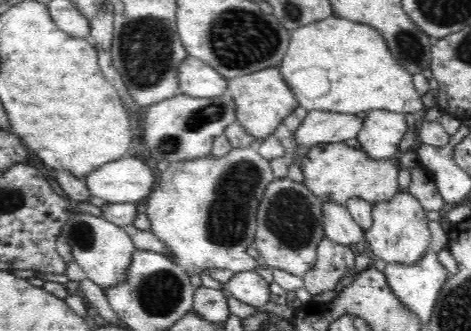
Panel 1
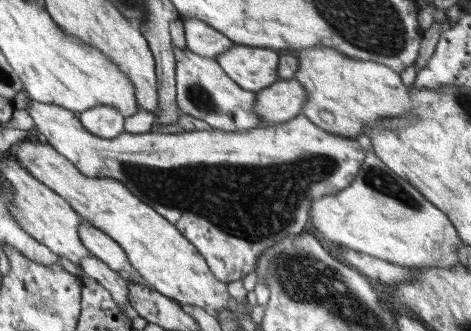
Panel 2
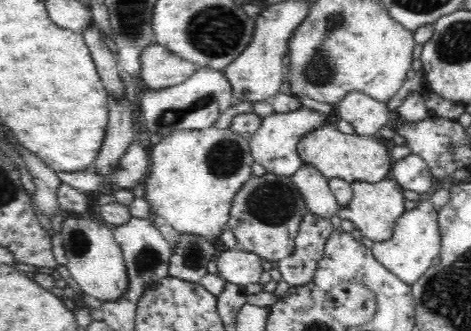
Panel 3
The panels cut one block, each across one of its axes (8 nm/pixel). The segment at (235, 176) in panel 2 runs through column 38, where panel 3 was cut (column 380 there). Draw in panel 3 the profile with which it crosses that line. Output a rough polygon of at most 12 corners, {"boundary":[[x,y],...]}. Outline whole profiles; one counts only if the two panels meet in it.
{"boundary":[[352,92],[338,102],[338,120],[376,138],[390,122],[388,104]]}

